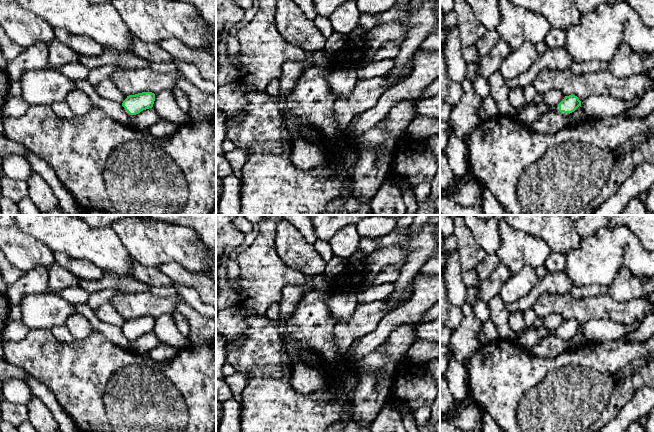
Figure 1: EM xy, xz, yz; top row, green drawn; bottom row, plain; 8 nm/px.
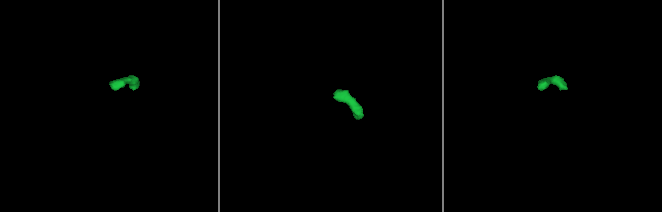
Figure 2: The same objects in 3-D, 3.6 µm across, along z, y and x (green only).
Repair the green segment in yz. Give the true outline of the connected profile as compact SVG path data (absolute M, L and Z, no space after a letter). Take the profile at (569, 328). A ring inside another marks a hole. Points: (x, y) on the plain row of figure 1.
M575 319L565 320L565 322L554 331L548 331L543 326L538 328L526 327L515 342L523 349L530 351L534 345L550 334L558 334L560 336L570 338L574 336L579 330L581 330L581 325Z

